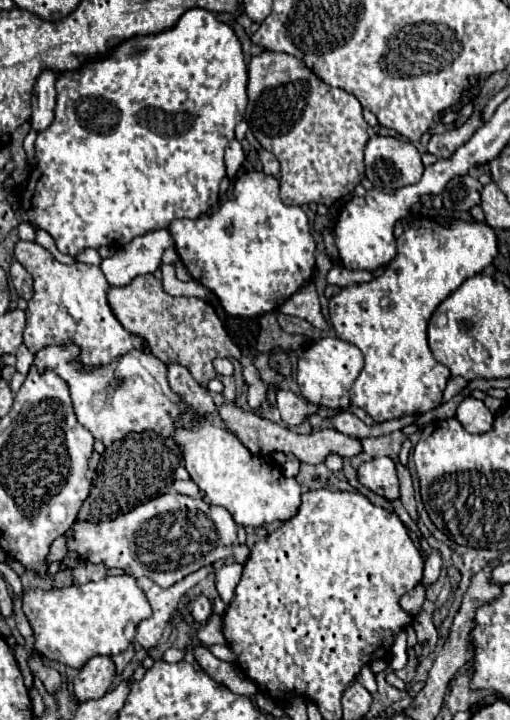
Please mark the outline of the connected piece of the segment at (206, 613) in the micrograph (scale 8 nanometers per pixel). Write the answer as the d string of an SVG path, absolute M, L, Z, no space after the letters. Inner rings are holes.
M198 596L194 602L192 602L192 620L198 622L198 624L204 624L212 614L212 604L208 598L204 596Z

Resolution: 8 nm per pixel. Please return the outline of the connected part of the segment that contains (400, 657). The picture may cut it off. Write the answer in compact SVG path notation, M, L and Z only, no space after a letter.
M402 630L402 634L398 634L398 638L394 640L392 646L392 662L390 662L390 670L402 670L408 662L408 654L406 654L406 632Z

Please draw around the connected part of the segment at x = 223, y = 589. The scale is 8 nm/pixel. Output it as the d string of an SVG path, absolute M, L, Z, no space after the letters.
M238 562L224 564L220 570L216 570L216 590L226 604L234 596L234 588L238 586L240 576L242 576L242 564Z

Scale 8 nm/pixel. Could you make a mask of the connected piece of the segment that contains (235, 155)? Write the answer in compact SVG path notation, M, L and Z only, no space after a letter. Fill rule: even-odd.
M232 140L232 142L226 146L226 156L224 156L224 160L226 160L226 170L228 170L228 176L230 176L230 178L236 176L236 172L240 170L244 158L246 158L246 154L244 154L242 144L240 144L238 140Z

